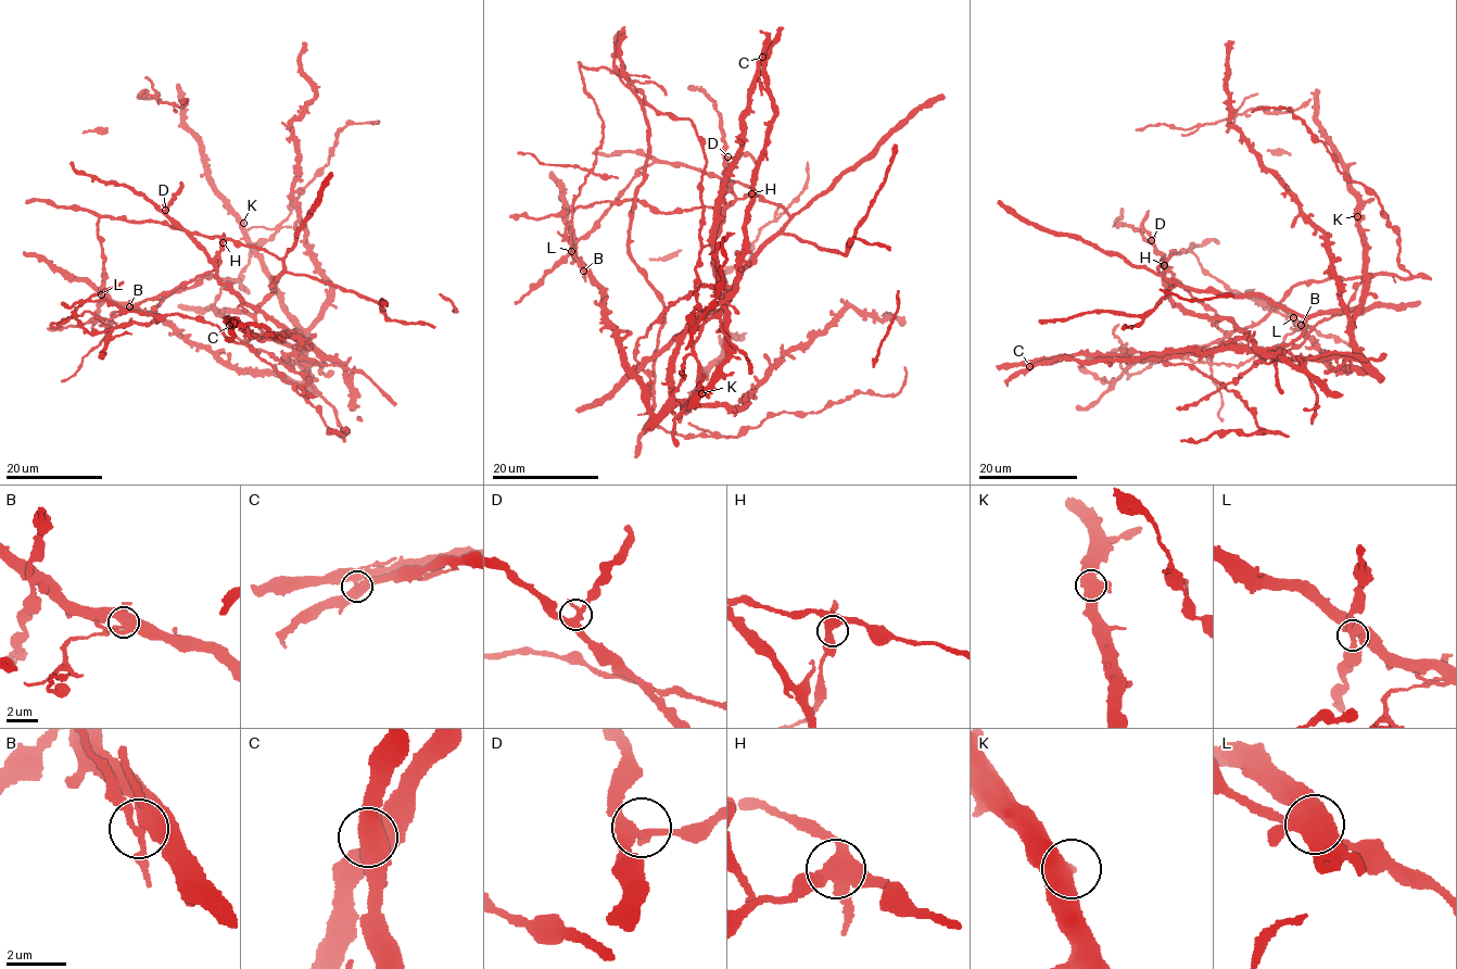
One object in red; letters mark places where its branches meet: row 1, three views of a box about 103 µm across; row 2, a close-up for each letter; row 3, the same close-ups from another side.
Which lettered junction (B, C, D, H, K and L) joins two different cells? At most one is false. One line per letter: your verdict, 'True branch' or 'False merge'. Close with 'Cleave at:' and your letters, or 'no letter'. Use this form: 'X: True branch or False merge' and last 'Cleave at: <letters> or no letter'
B: False merge
C: True branch
D: True branch
H: True branch
K: True branch
L: True branch
Cleave at: B

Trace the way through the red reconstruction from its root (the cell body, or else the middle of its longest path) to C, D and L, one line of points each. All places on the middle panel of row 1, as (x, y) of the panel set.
C: (585, 91), (604, 139), (569, 241), (657, 414), (678, 339), (733, 289), (774, 114), (762, 57)
D: (585, 91), (604, 139), (571, 210), (579, 264), (573, 242), (638, 170), (680, 162), (724, 181), (727, 156)
L: (585, 91), (602, 118), (604, 139), (595, 152), (593, 170), (571, 210), (569, 241), (579, 264), (571, 251)

